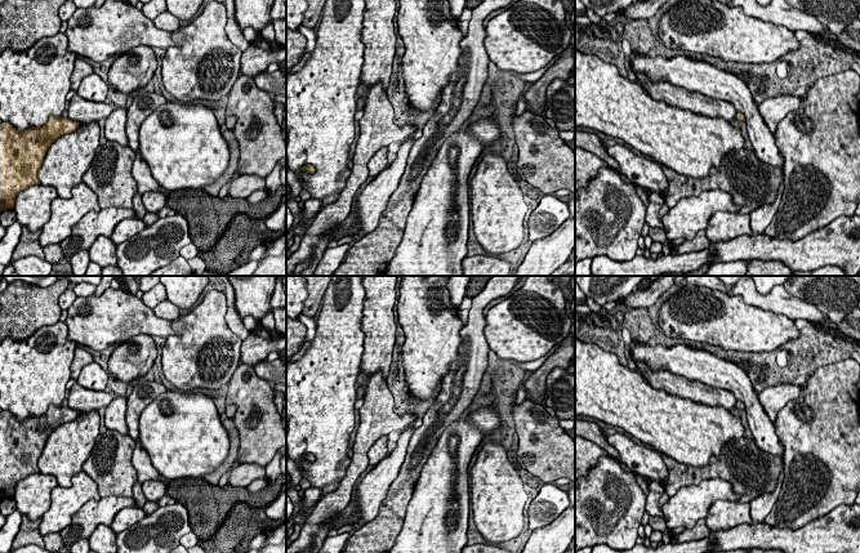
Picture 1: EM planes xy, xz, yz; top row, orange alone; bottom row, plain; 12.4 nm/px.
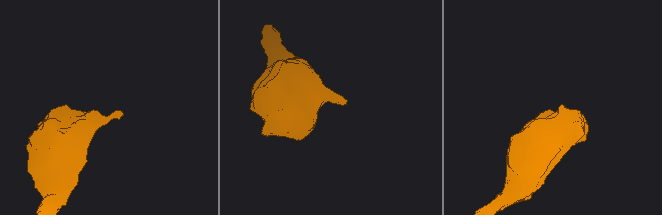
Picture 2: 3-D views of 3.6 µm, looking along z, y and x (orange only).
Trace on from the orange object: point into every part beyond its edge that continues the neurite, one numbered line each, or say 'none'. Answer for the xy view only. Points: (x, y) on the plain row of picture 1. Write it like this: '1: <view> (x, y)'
none

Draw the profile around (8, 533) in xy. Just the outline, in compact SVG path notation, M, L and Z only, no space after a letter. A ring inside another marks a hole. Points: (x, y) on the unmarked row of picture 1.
M17 509L5 518L5 523L0 530L0 553L10 553L12 544L19 531L22 513Z

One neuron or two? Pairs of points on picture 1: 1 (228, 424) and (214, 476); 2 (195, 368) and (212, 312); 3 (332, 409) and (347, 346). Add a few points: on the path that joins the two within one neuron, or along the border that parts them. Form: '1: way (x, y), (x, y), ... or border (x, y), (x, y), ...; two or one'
1: way (234, 437), (234, 451), (227, 463); one
2: way (196, 353), (203, 344), (205, 326); one
3: way (332, 393), (335, 388), (335, 361); one

